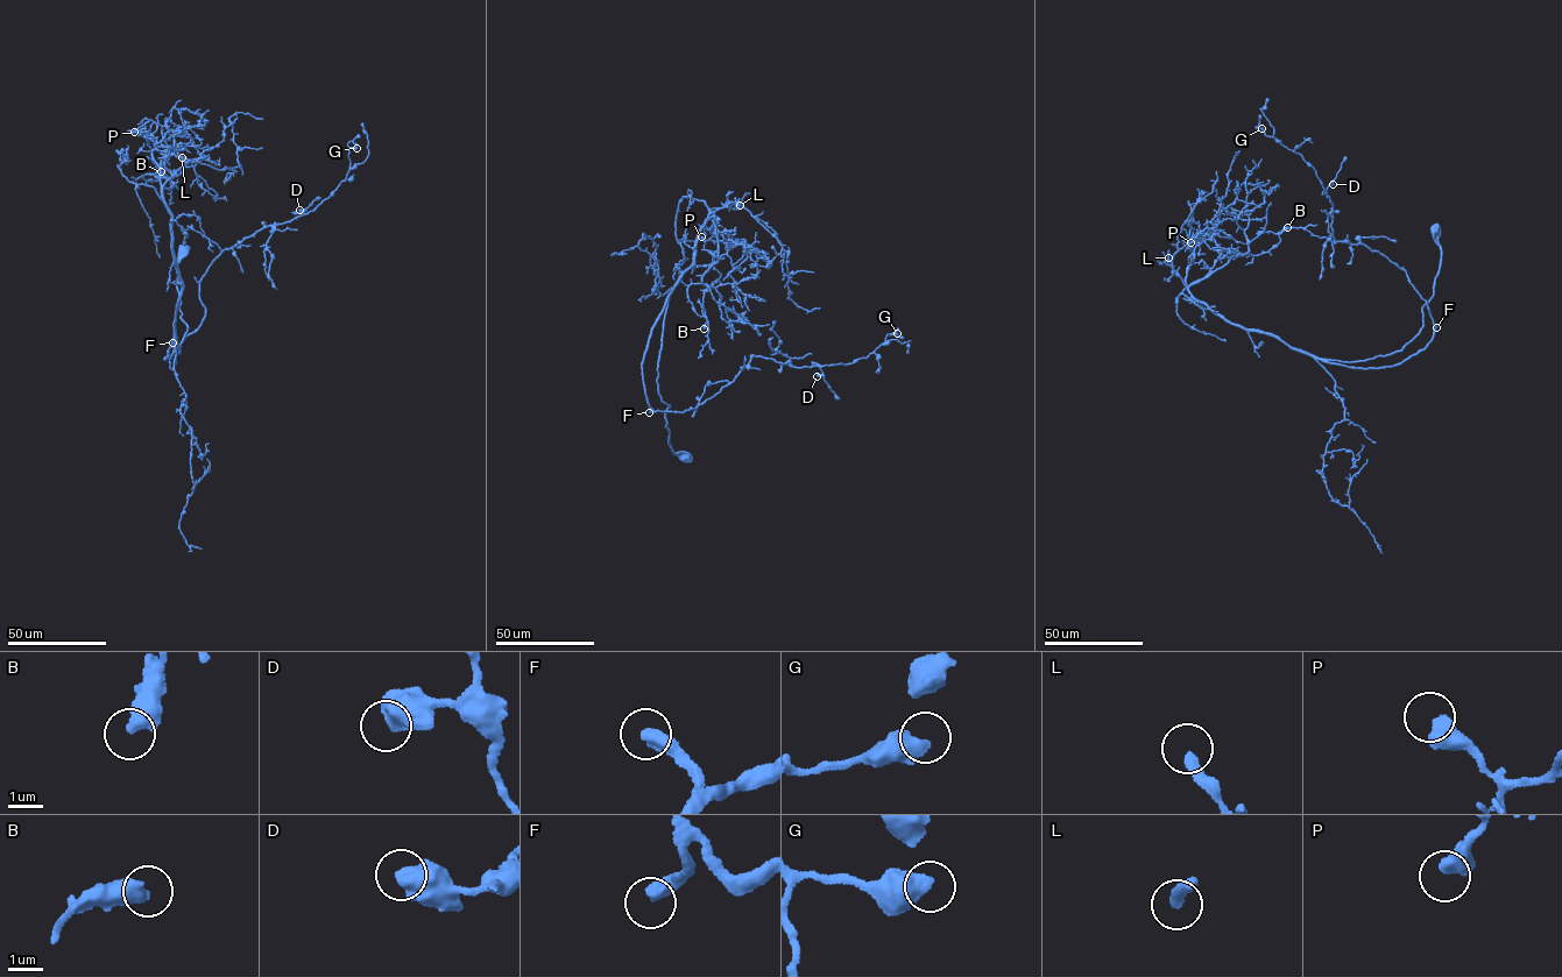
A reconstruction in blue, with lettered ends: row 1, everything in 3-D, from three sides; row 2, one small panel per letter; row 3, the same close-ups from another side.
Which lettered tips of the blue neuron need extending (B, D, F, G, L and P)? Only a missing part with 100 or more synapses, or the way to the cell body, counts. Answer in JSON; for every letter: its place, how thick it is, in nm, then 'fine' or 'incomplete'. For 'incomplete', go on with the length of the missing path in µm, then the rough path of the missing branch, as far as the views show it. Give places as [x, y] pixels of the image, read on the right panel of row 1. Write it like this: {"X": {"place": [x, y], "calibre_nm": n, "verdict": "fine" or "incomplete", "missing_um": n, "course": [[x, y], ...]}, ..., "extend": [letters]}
{"B": {"place": [1287, 227], "calibre_nm": 550, "verdict": "fine"}, "D": {"place": [1333, 184], "calibre_nm": 650, "verdict": "fine"}, "F": {"place": [1436, 327], "calibre_nm": 440, "verdict": "incomplete", "missing_um": 250, "course": [[1436, 327], [1408, 280], [1380, 285], [1389, 323], [1413, 335], [1387, 347], [1376, 388]]}, "G": {"place": [1262, 128], "calibre_nm": 550, "verdict": "fine"}, "L": {"place": [1168, 257], "calibre_nm": 280, "verdict": "fine"}, "P": {"place": [1191, 242], "calibre_nm": 500, "verdict": "fine"}, "extend": ["F"]}

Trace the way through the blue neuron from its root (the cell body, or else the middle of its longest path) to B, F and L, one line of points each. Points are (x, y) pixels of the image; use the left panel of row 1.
B: (182, 249), (179, 353), (182, 288), (162, 191), (174, 185), (141, 177), (161, 171)
F: (182, 249), (177, 289), (188, 330), (179, 353), (174, 325), (165, 360), (172, 342)
L: (182, 249), (177, 289), (188, 330), (179, 353), (174, 323), (182, 288), (162, 189), (182, 157)

